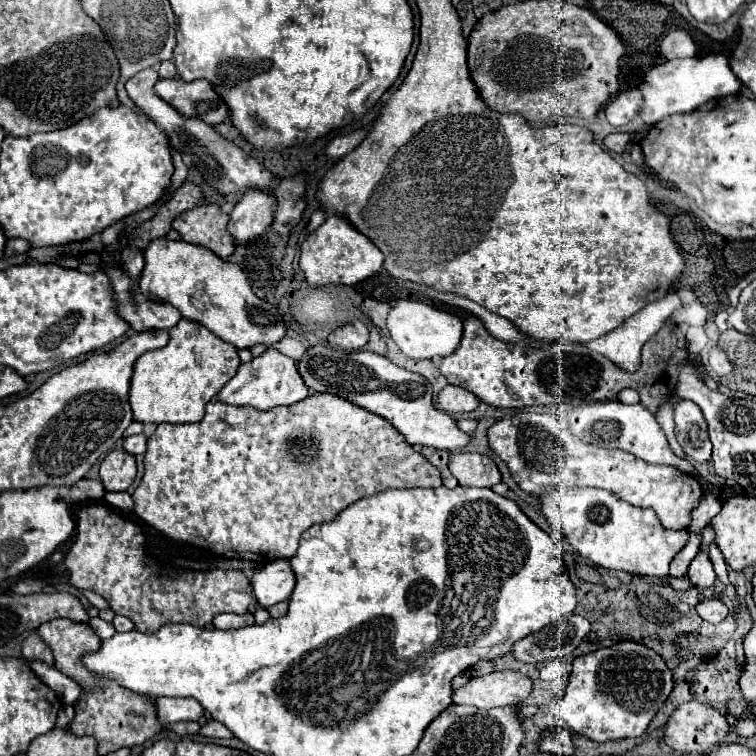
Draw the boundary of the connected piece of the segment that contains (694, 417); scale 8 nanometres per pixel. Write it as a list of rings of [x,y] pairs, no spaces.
[[[690,400],[676,402],[674,422],[676,422],[676,440],[680,442],[686,456],[696,462],[708,462],[712,454],[712,444],[700,408]]]

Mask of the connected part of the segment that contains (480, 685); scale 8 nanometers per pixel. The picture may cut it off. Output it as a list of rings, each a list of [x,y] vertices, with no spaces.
[[[492,672],[470,678],[462,688],[454,690],[454,704],[470,704],[478,708],[520,704],[530,694],[532,682],[520,672]]]

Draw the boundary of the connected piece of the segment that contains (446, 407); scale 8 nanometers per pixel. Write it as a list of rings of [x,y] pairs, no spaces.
[[[448,384],[448,386],[442,388],[440,394],[438,394],[438,408],[444,410],[444,412],[448,412],[448,414],[472,412],[472,410],[478,408],[478,404],[480,404],[480,400],[478,400],[472,392],[464,390],[464,388],[460,388],[460,386]]]

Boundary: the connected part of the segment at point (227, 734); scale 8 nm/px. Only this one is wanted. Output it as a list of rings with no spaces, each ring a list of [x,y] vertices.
[[[209,719],[206,724],[201,727],[200,734],[205,737],[217,739],[231,739],[233,734],[220,722]]]

